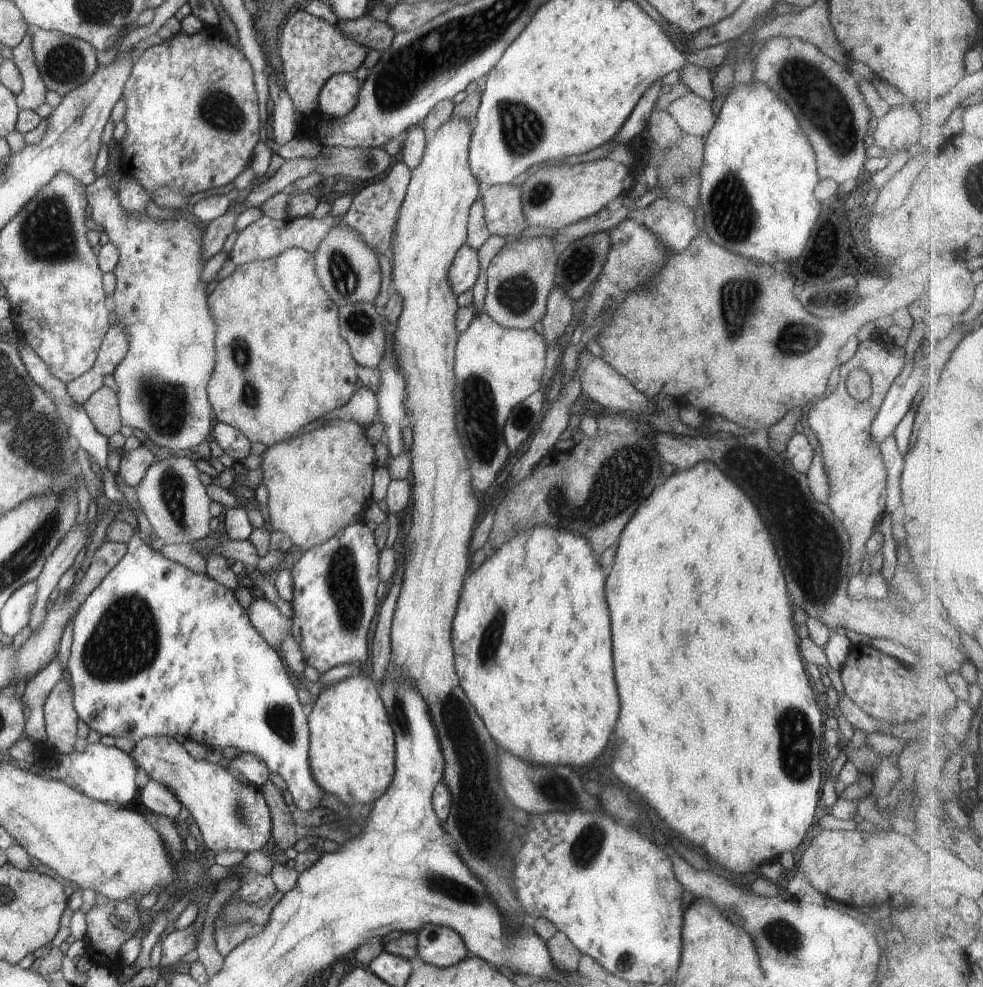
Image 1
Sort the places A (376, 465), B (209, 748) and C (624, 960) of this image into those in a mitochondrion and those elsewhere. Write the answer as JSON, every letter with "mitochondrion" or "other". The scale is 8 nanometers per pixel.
{"A":"other","B":"other","C":"other"}

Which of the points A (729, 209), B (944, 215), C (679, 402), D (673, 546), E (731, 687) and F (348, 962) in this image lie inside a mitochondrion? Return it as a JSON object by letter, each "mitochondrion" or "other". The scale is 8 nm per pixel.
{"A":"mitochondrion","B":"other","C":"other","D":"other","E":"other","F":"other"}

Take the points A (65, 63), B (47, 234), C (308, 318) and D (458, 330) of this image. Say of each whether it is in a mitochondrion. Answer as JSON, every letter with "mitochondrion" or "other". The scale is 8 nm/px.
{"A":"mitochondrion","B":"mitochondrion","C":"other","D":"other"}

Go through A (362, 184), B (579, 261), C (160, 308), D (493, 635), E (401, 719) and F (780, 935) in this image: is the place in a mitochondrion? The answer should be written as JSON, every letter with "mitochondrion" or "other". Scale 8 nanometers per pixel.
{"A":"other","B":"mitochondrion","C":"other","D":"mitochondrion","E":"mitochondrion","F":"mitochondrion"}

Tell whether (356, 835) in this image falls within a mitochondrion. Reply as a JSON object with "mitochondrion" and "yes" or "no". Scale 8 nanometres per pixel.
{"mitochondrion":"no"}

